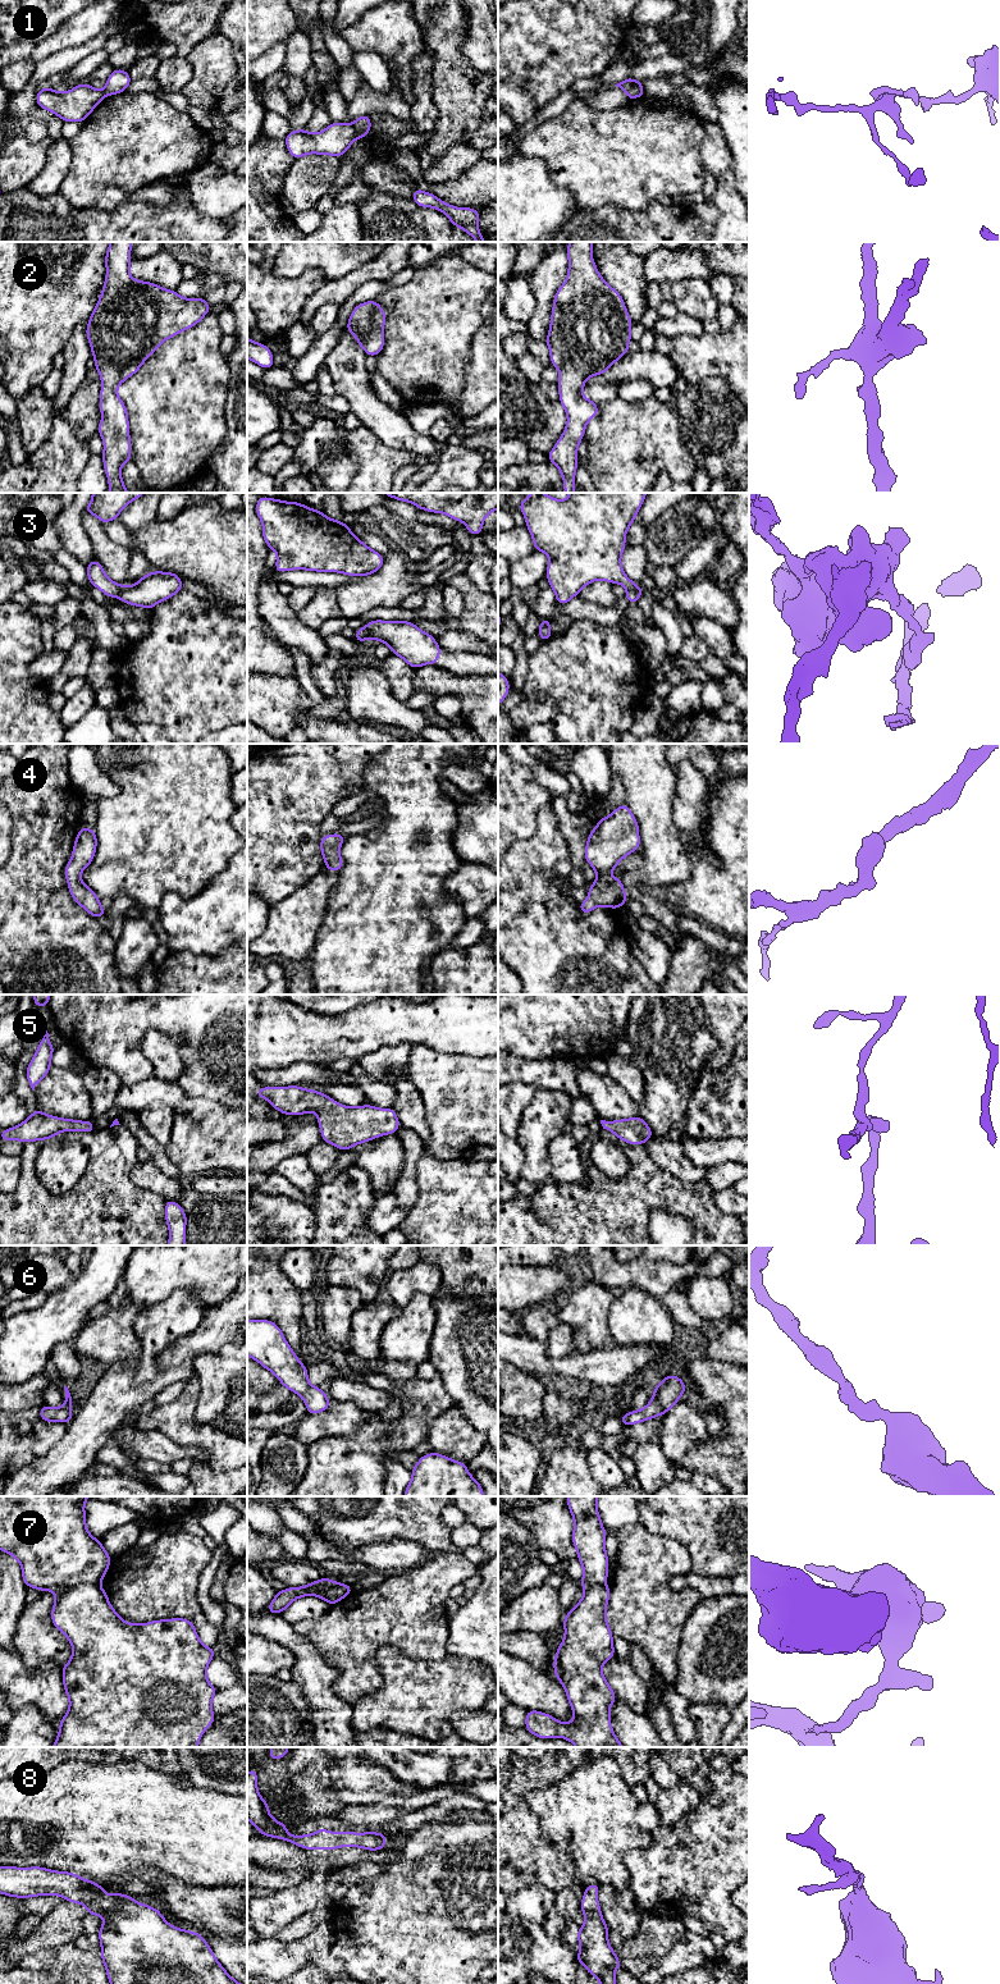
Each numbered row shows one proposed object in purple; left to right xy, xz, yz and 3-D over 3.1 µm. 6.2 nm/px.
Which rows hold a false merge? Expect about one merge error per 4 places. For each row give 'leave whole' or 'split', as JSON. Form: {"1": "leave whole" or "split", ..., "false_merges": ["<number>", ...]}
{"1": "split", "2": "leave whole", "3": "split", "4": "leave whole", "5": "leave whole", "6": "leave whole", "7": "split", "8": "leave whole", "false_merges": ["1", "3", "7"]}

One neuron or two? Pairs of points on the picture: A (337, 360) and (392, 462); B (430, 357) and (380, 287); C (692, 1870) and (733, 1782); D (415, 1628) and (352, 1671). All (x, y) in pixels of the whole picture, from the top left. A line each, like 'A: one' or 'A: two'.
A: two
B: two
C: one
D: one

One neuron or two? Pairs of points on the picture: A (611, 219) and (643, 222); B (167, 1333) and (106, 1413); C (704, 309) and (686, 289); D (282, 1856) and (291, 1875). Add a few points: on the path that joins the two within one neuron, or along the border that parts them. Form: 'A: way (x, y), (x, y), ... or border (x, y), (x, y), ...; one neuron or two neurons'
A: way (619, 222), (635, 222); one neuron
B: border (158, 1357), (158, 1375), (150, 1381), (136, 1385); two neurons
C: way (701, 304), (692, 295); one neuron
D: border (260, 1865), (279, 1870), (309, 1868); two neurons

